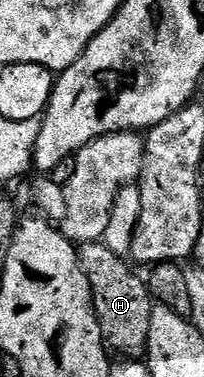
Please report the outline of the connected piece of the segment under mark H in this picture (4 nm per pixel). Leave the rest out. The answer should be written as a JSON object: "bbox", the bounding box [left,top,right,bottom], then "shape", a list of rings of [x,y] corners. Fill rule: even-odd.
{"bbox":[78,243,153,357],"shape":[[[85,243],[78,248],[79,268],[91,286],[91,302],[103,334],[104,344],[119,357],[139,357],[144,354],[149,337],[149,321],[153,296],[148,284],[131,272],[132,264],[122,254],[110,252],[106,245]]]}

